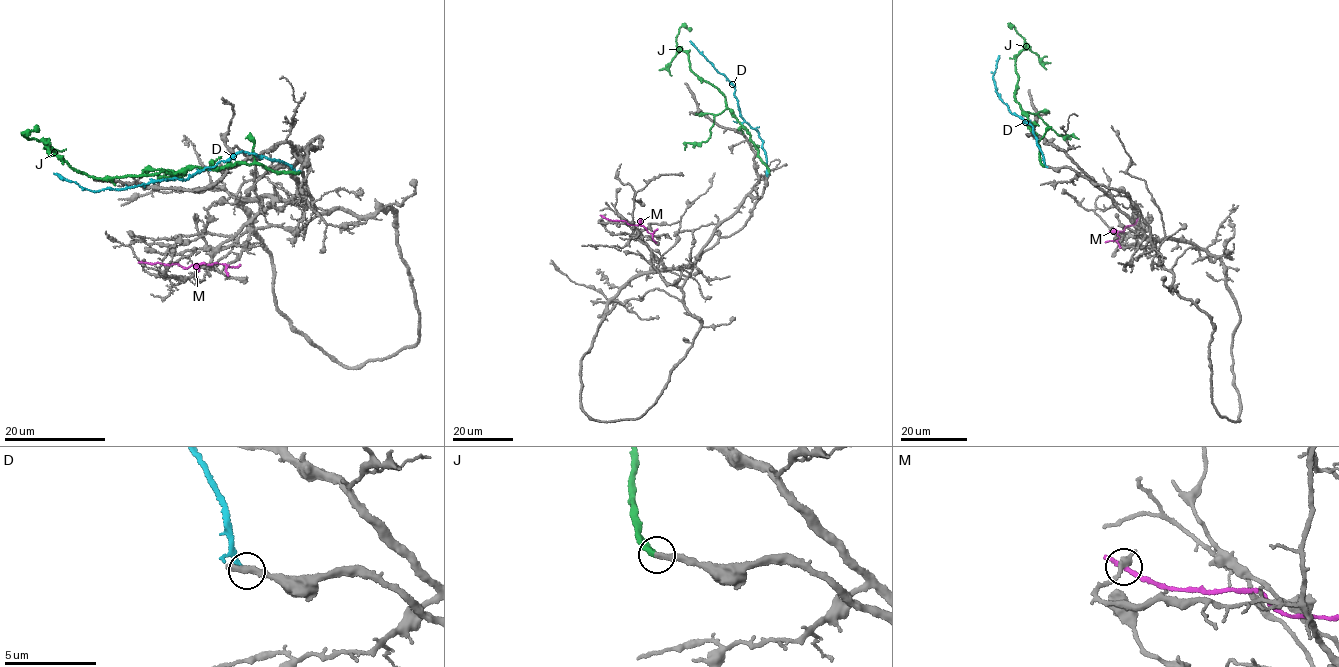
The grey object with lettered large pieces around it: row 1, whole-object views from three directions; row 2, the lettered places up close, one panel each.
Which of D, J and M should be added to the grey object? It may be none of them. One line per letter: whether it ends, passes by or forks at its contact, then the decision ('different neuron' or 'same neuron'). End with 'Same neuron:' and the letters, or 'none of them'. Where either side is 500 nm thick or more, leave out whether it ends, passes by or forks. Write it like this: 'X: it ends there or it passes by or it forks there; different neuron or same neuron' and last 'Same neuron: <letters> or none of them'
D: different neuron
J: it ends there; same neuron
M: it ends there; different neuron
Same neuron: J

